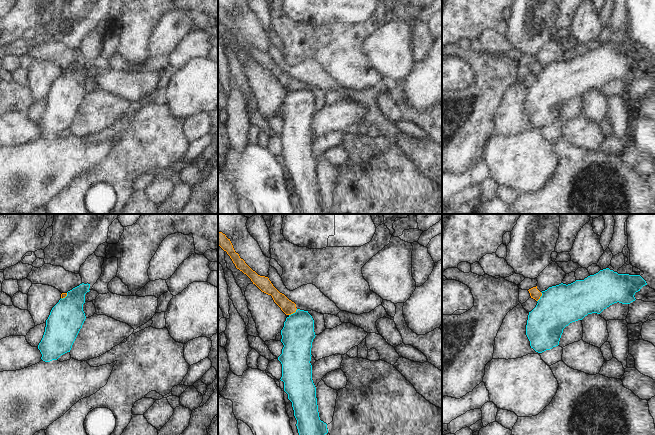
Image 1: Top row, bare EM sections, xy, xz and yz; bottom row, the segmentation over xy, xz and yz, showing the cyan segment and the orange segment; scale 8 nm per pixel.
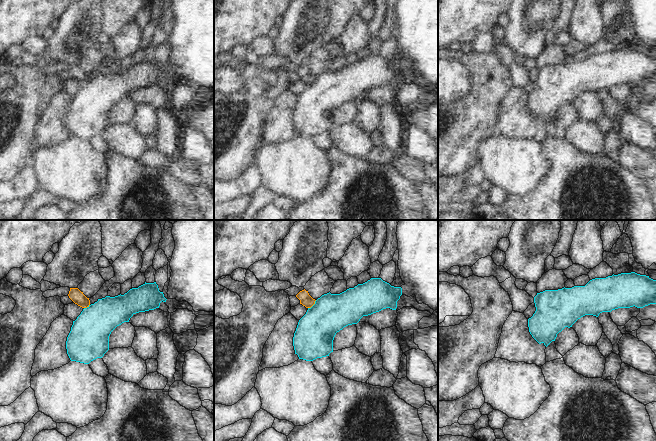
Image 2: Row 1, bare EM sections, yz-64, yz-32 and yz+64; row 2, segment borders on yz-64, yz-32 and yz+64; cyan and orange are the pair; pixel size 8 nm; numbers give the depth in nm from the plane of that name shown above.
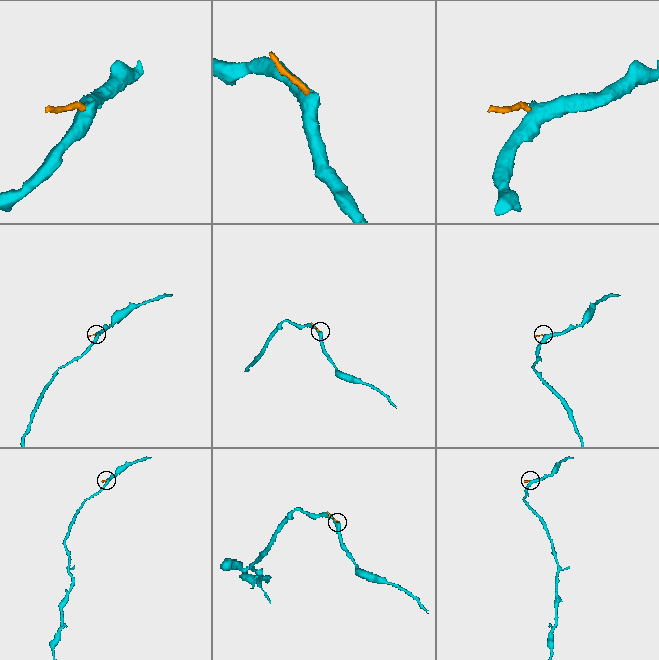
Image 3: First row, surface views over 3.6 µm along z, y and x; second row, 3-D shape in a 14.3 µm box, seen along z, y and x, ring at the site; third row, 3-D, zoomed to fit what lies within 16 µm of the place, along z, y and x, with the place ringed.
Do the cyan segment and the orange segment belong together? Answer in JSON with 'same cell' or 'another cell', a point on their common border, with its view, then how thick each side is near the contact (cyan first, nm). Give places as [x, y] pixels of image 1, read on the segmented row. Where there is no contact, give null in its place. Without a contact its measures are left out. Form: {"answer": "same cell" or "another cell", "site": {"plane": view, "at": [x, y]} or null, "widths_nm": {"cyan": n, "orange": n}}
{"answer": "another cell", "site": {"plane": "xz", "at": [293, 313]}, "widths_nm": {"cyan": 260, "orange": 110}}

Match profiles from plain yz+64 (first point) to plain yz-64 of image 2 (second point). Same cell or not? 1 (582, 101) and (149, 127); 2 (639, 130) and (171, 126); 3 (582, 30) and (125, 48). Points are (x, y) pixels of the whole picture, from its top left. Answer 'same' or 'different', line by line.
1: same
2: different
3: same

